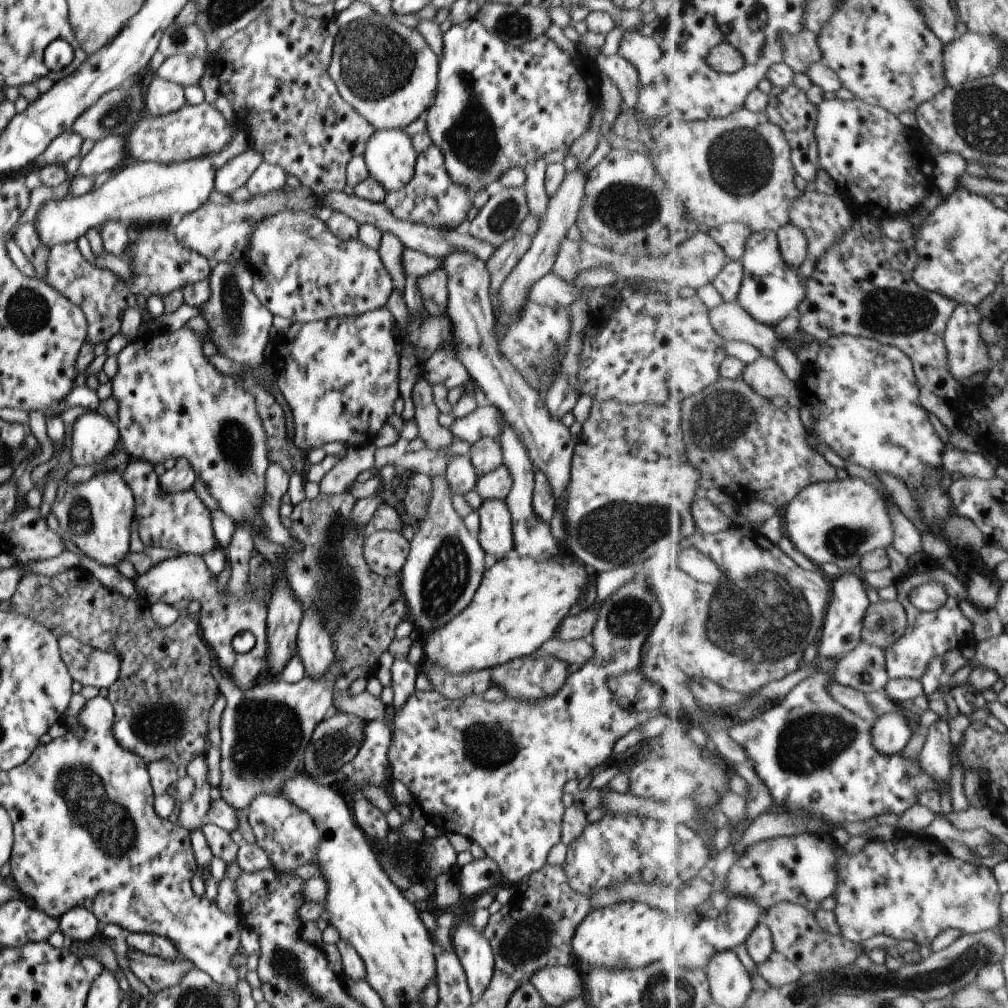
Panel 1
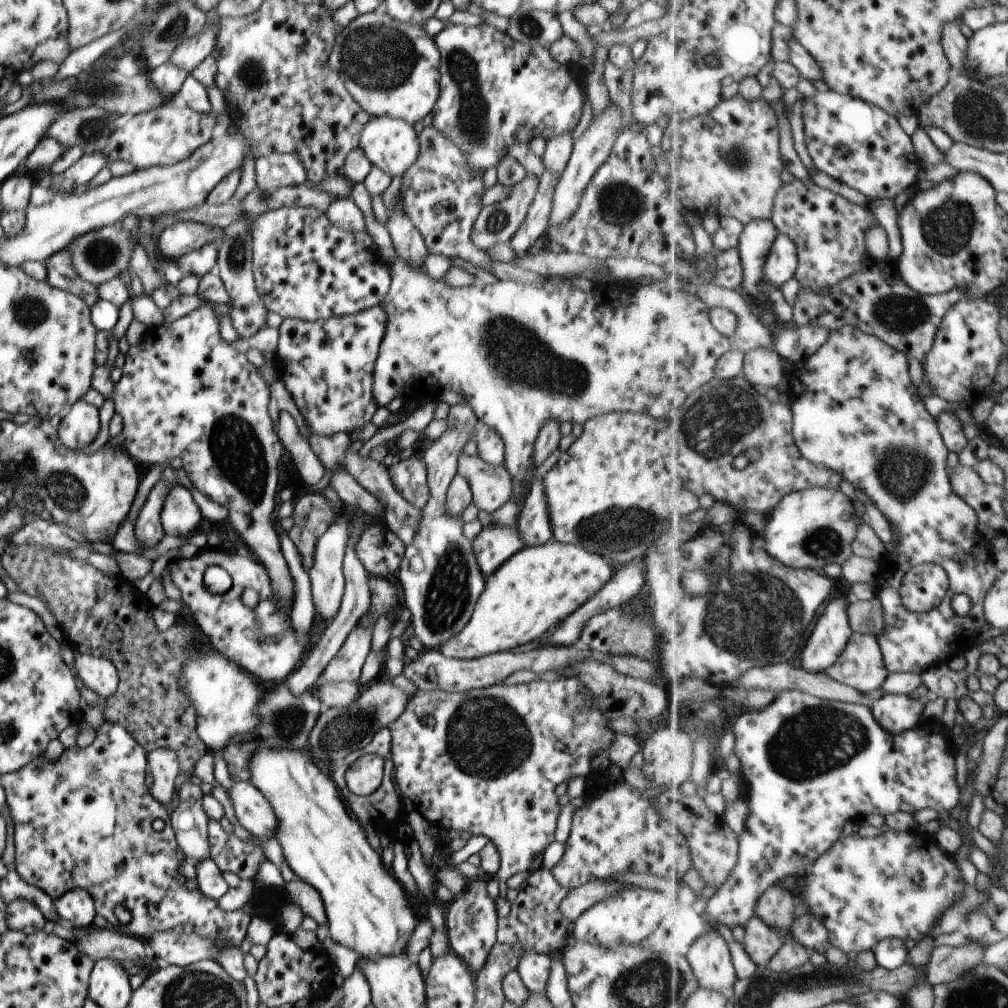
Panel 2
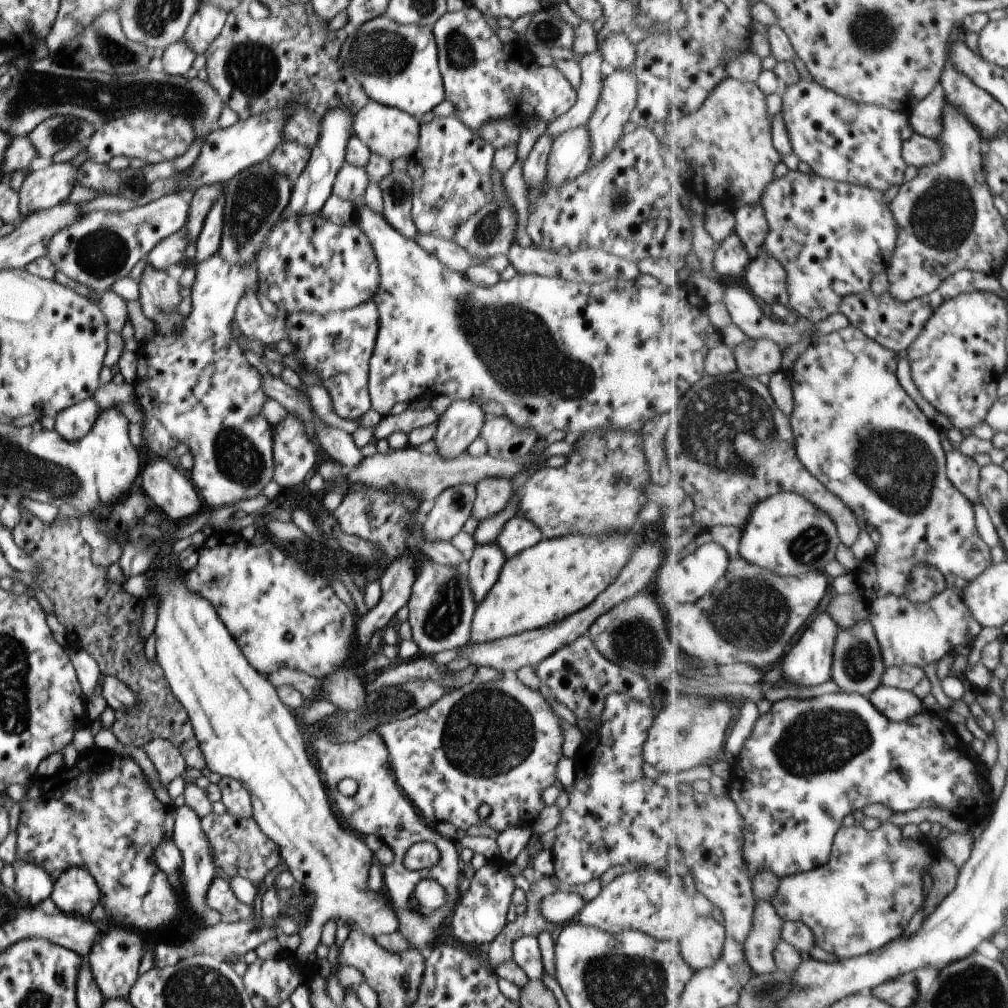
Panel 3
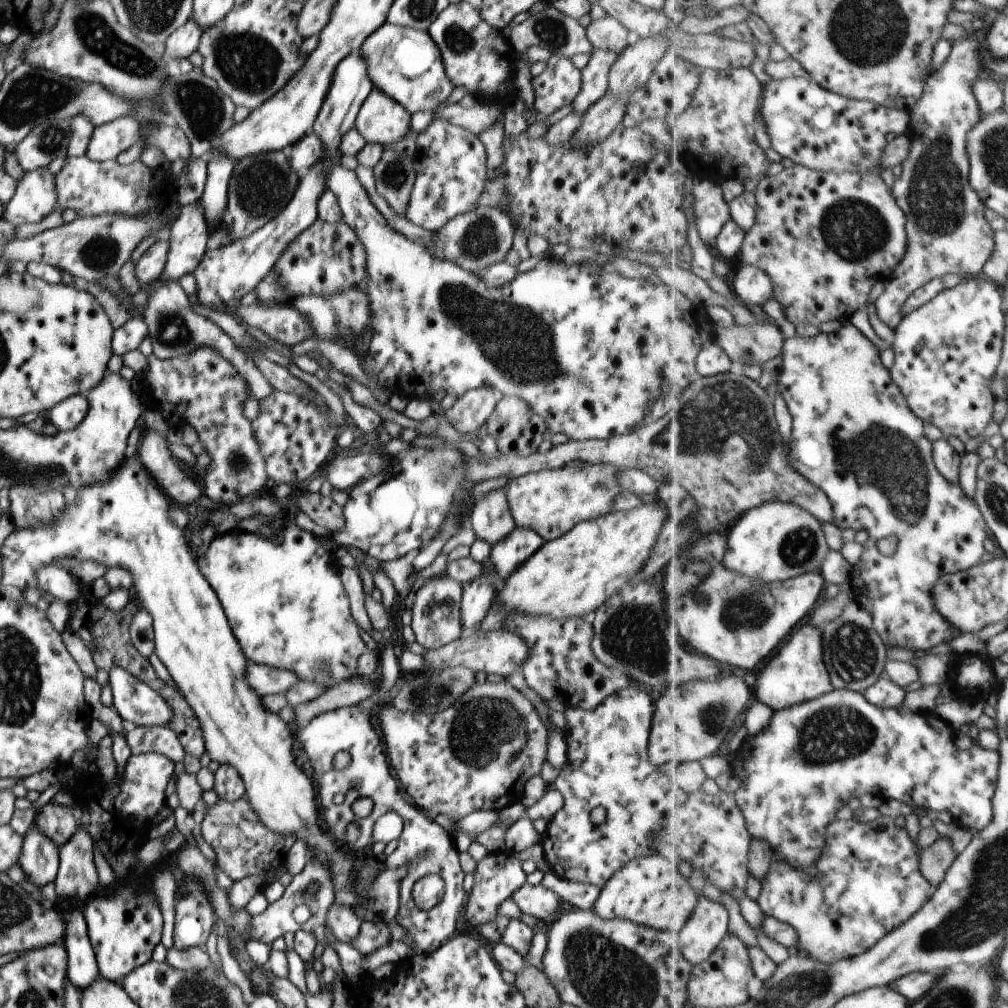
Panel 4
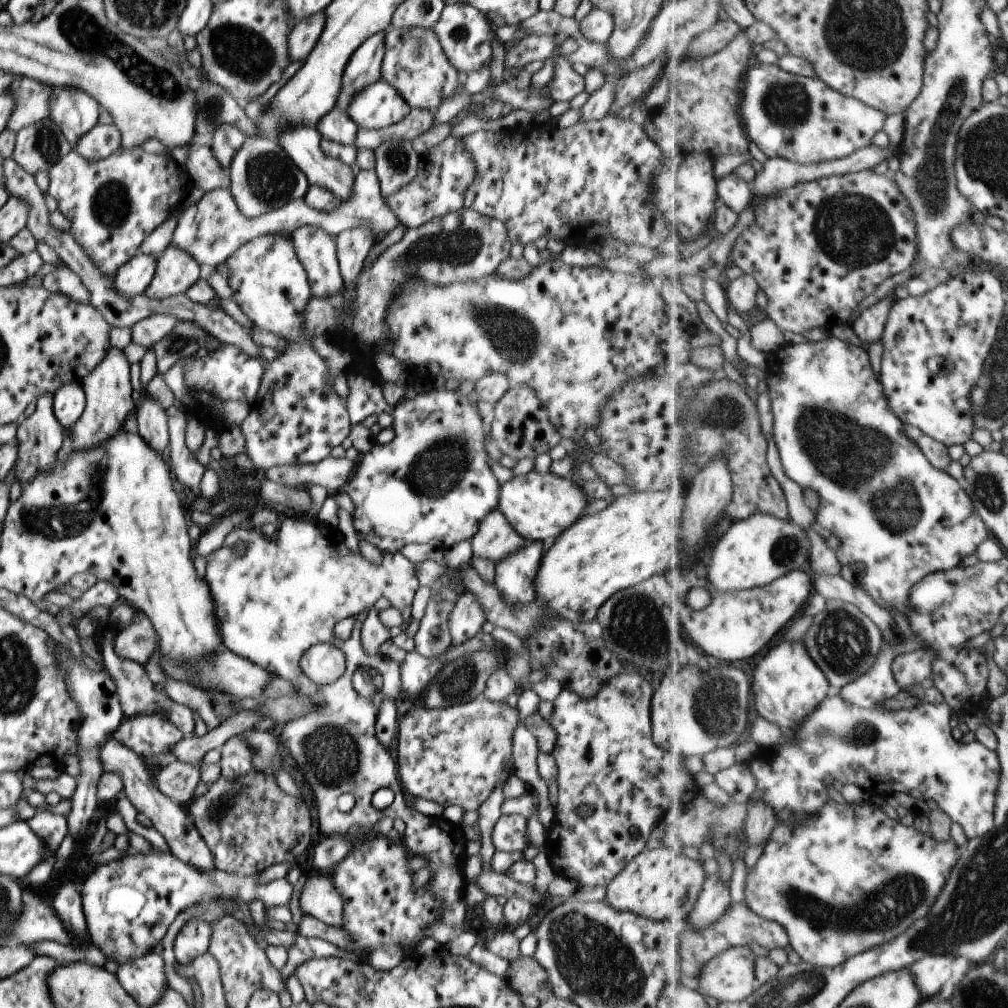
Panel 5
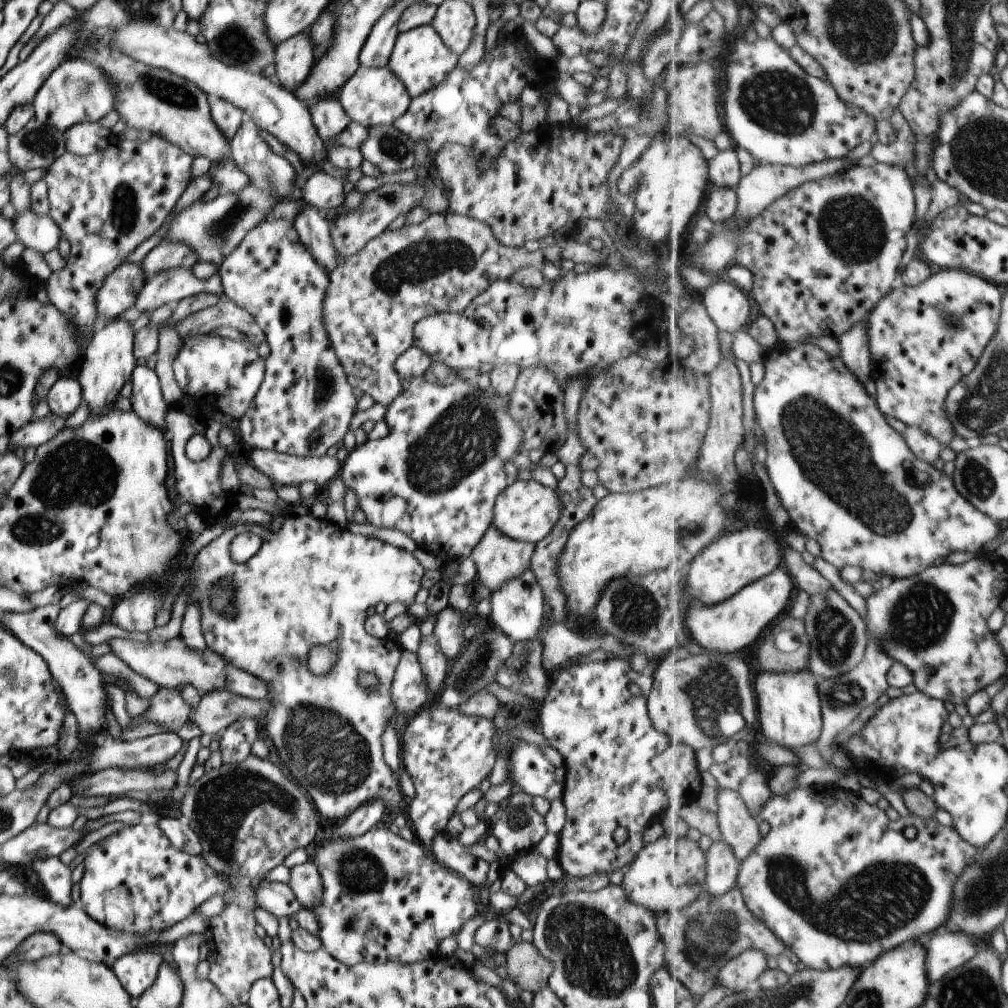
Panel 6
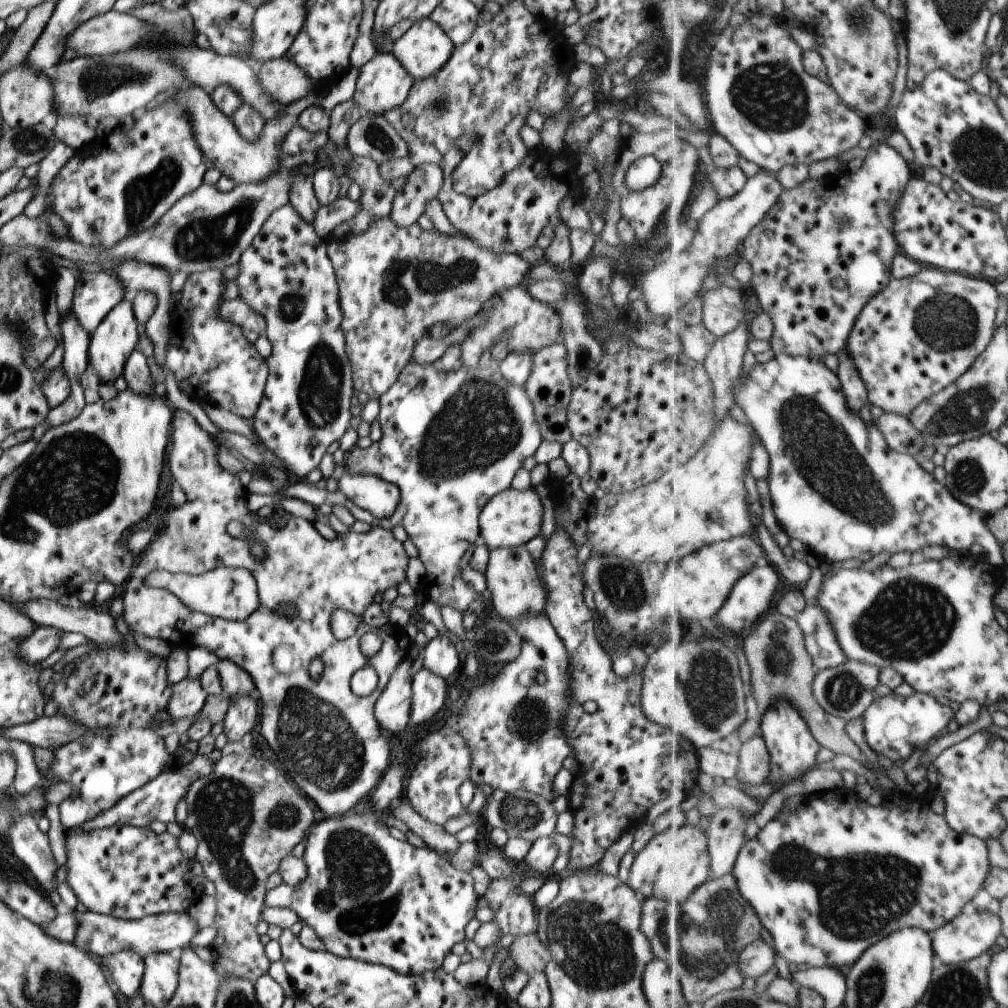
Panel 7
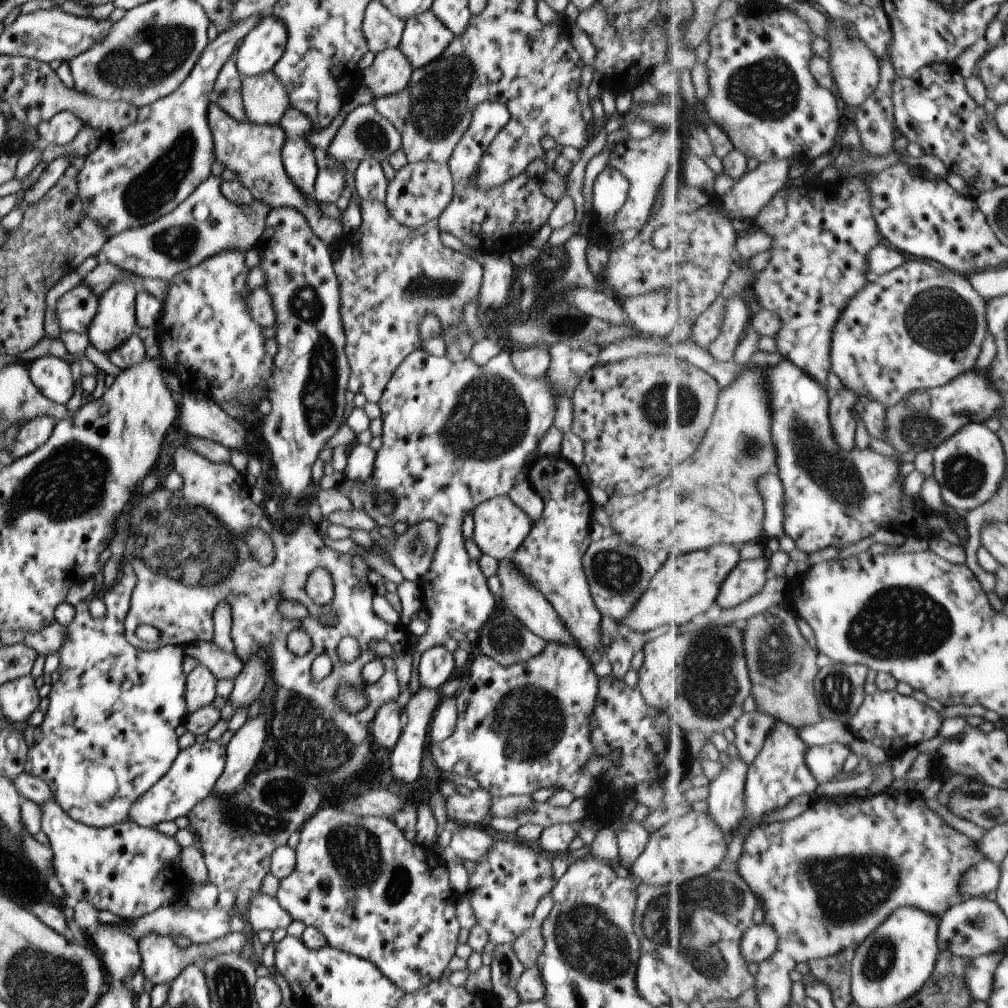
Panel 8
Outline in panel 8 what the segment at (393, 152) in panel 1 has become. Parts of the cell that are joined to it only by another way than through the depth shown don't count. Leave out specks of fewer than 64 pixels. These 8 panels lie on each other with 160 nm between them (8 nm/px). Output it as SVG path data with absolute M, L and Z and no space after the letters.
M397 47L385 49L375 53L372 64L361 70L360 86L371 92L373 100L387 97L409 84L412 69Z

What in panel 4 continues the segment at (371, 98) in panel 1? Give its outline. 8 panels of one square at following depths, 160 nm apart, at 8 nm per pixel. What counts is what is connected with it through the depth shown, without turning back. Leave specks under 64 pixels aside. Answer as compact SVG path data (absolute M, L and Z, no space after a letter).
M385 21L365 38L360 44L357 54L365 59L365 70L373 88L380 90L385 96L400 104L409 114L417 111L432 111L449 96L449 93L454 88L445 76L439 49L432 41L432 38L427 36L426 32L392 25Z

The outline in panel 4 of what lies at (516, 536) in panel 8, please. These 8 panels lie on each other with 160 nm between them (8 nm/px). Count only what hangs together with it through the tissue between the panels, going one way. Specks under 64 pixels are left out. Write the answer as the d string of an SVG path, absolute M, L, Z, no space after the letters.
M583 463L581 468L565 465L556 469L541 469L509 480L505 488L506 501L517 527L530 528L543 541L550 541L565 534L577 523L602 517L611 511L613 501L623 490L616 481L618 470L610 464Z

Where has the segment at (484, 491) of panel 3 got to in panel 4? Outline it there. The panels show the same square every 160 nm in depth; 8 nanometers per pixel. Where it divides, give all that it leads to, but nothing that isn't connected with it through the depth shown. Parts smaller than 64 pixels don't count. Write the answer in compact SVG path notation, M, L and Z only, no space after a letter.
M497 487L478 498L468 514L467 526L471 526L477 539L490 546L511 532L515 524L506 501L505 488Z

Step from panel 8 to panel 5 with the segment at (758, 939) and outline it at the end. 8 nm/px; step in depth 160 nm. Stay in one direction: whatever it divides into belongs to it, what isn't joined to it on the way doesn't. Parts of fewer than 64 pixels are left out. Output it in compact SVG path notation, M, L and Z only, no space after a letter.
M733 947L728 951L722 952L709 962L706 962L700 973L694 987L705 997L722 1003L741 1002L749 998L756 990L756 956L753 950L748 947Z

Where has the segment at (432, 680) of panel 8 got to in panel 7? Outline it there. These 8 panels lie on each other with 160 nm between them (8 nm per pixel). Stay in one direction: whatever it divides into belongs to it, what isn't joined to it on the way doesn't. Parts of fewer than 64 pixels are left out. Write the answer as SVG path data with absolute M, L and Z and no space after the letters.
M442 635L431 638L423 648L422 655L421 668L429 670L444 681L450 682L462 665L454 644Z

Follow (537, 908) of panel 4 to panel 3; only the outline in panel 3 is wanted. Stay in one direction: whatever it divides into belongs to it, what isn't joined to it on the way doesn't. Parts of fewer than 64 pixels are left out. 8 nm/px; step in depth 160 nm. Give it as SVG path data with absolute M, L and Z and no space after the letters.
M559 891L541 901L539 913L544 916L545 920L561 927L569 920L573 920L573 916L581 910L583 905L579 894Z

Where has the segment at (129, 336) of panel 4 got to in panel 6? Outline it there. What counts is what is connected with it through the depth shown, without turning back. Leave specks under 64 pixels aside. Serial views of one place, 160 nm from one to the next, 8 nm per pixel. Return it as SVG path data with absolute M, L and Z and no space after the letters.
M225 295L221 296L217 304L204 308L202 311L188 314L184 319L172 323L169 320L160 324L159 331L173 329L181 340L207 335L218 326L229 326L235 328L244 335L245 340L257 346L265 341L264 332L257 326L253 317L245 312L240 306L231 302Z

